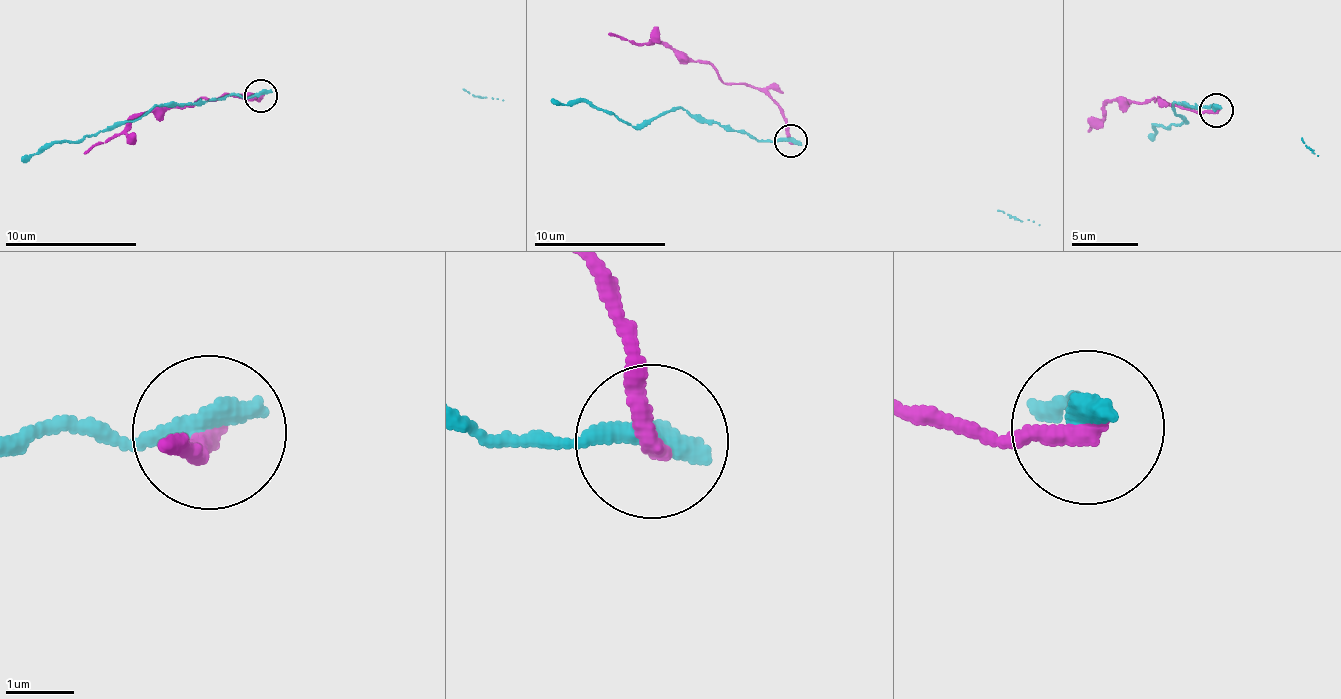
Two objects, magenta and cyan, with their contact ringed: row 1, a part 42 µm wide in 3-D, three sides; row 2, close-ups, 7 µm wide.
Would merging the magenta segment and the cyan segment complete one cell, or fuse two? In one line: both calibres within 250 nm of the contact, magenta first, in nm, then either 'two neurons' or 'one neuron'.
320/400 nm | two neurons

